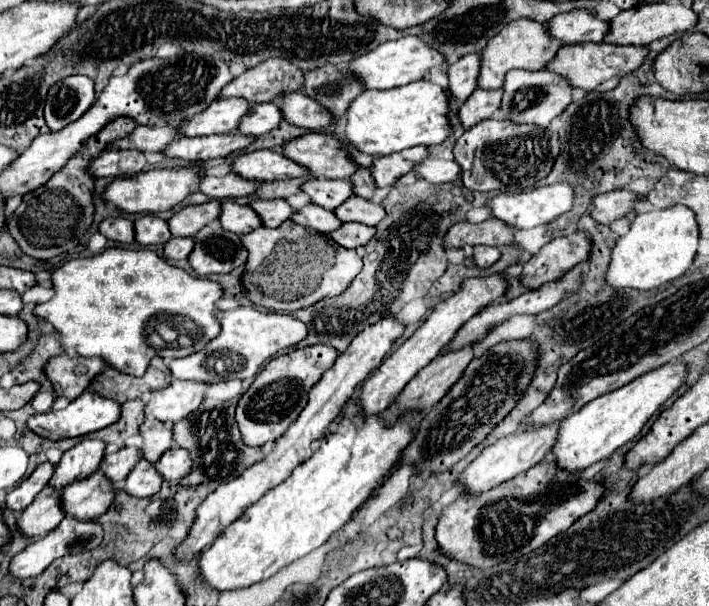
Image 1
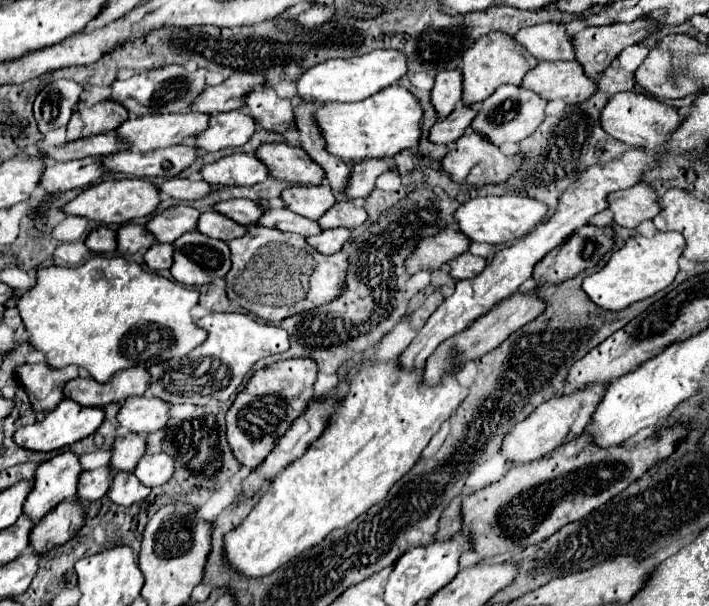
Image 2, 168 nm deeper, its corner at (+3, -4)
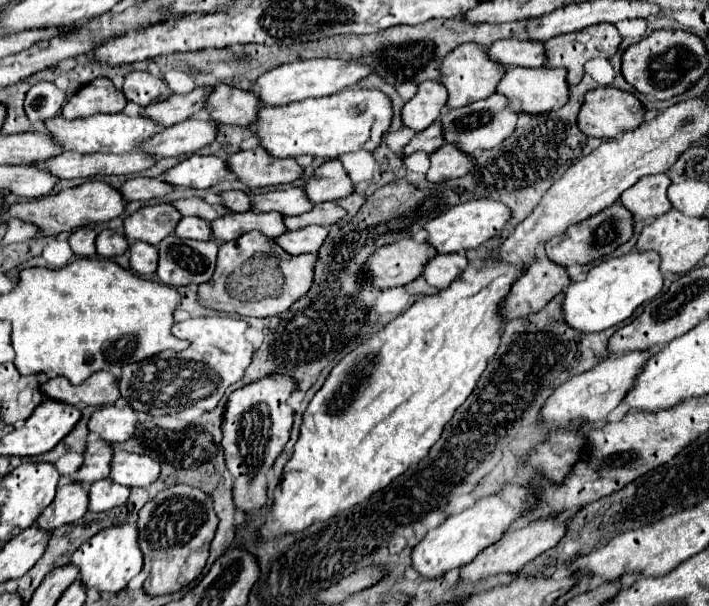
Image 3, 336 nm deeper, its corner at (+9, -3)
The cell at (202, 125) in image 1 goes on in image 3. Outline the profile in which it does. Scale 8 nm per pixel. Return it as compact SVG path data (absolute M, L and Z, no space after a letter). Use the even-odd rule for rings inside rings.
M95 113L91 117L83 117L83 119L63 119L63 117L53 117L45 121L45 127L49 131L49 135L53 137L53 141L57 141L57 145L61 145L63 151L73 151L73 153L81 153L81 155L89 155L89 153L127 153L139 147L139 143L143 143L145 139L149 139L151 135L155 135L157 131L161 131L161 127L157 127L151 119L145 119L141 115L137 117L129 117L125 113L115 113L115 115L103 115L103 113Z

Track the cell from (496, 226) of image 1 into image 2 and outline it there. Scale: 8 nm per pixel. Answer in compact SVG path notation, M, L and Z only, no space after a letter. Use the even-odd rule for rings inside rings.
M443 228L435 236L429 236L419 242L417 250L411 254L411 260L407 260L407 270L411 274L419 270L437 270L443 264L455 260L455 256L467 252L469 246L471 240L463 236L463 232Z

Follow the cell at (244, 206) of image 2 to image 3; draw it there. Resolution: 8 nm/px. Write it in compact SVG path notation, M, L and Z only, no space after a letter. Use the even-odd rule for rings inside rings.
M197 197L171 201L171 205L173 205L181 215L195 215L195 217L205 219L207 223L211 223L213 219L217 219L217 217L221 217L221 215L227 213L225 207L221 207L221 205L209 205L207 201L197 199Z

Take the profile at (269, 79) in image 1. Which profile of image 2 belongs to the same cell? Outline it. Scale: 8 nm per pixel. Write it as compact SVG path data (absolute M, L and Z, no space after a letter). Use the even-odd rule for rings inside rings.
M235 72L225 82L213 88L205 88L203 96L191 106L191 110L199 110L205 114L215 112L229 112L245 106L247 92L253 92L265 84L265 76L261 74L247 74L247 72Z

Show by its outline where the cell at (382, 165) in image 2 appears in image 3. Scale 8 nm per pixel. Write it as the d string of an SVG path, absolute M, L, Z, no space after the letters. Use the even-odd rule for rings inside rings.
M339 159L327 161L315 169L311 179L303 185L303 191L311 203L337 201L353 193L353 183Z

